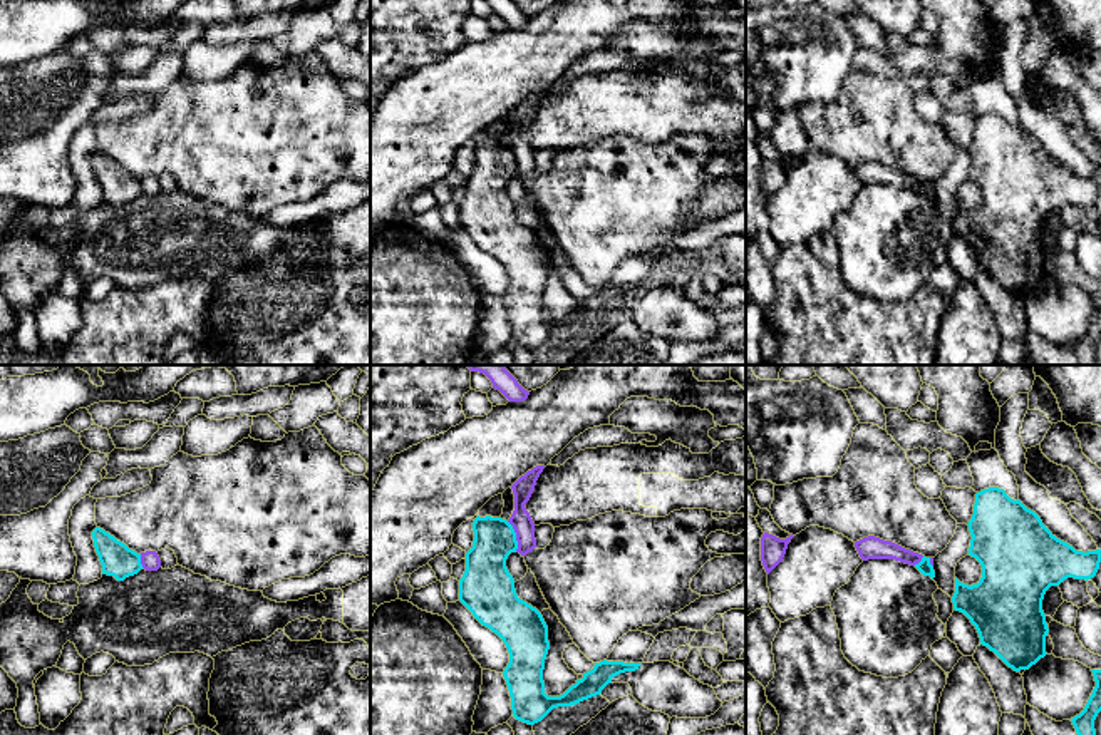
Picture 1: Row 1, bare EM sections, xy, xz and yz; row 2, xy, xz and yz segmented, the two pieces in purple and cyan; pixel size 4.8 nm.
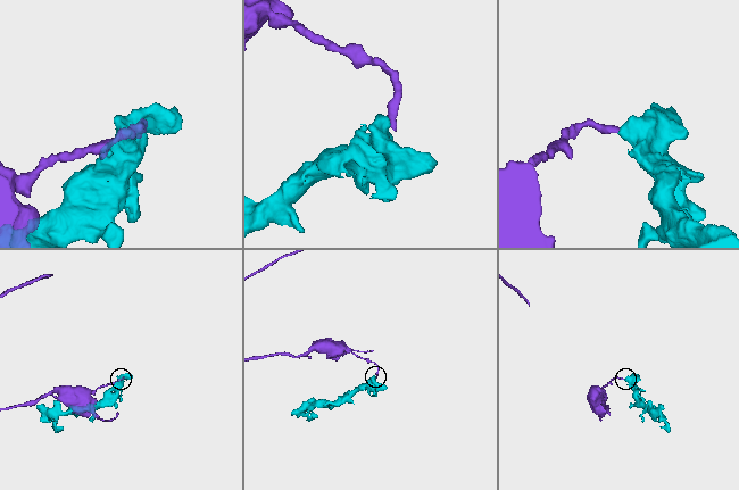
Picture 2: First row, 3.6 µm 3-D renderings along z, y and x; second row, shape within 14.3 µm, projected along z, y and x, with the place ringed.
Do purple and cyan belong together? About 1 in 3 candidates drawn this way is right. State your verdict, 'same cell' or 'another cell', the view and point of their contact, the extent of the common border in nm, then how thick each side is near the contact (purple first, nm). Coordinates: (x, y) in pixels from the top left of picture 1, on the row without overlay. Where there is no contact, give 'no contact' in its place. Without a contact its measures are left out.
another cell | xz (516, 161) | 160 nm | 100/220 nm

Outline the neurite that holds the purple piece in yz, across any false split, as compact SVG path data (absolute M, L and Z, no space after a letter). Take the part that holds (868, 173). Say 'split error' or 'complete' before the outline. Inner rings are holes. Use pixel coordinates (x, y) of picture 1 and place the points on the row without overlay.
complete | M875 161L863 162L855 167L855 172L863 186L868 184L895 184L910 191L922 186L922 179L905 174L892 166L883 166Z

